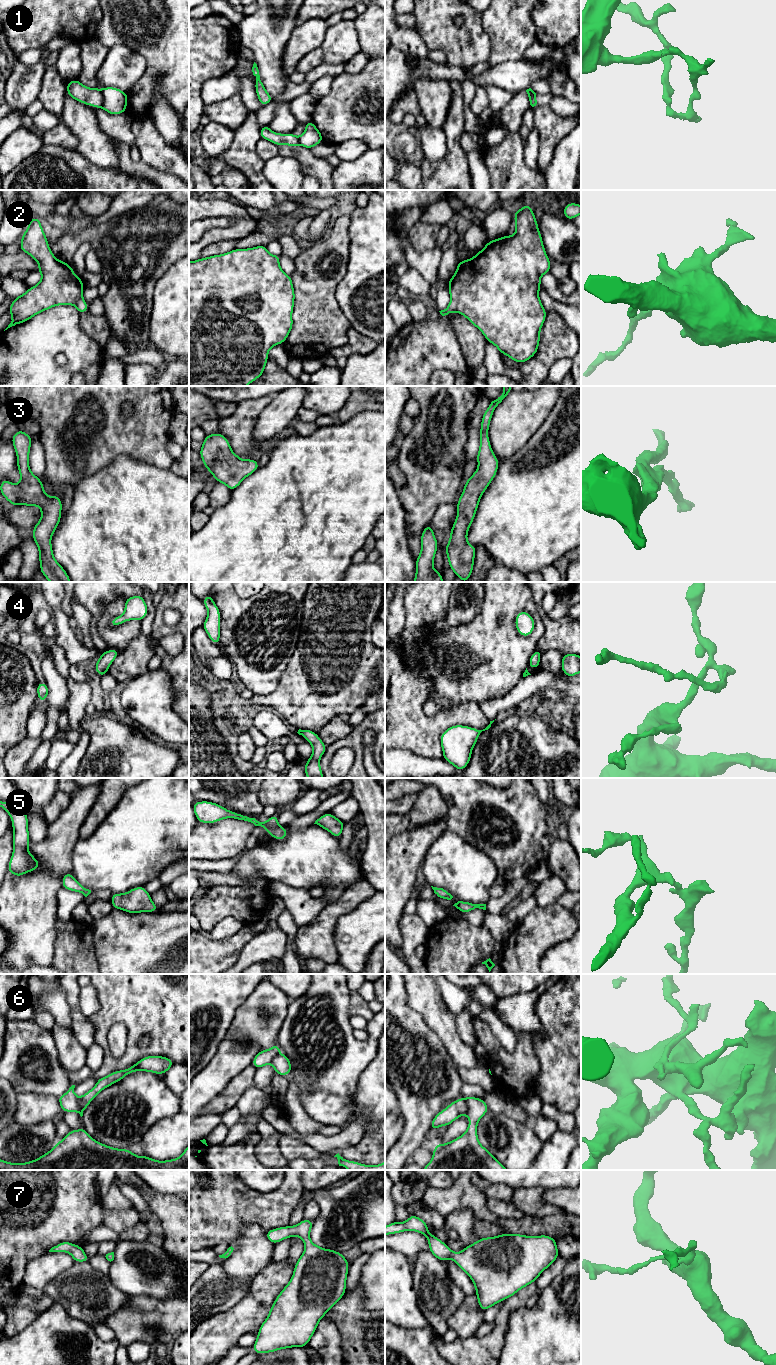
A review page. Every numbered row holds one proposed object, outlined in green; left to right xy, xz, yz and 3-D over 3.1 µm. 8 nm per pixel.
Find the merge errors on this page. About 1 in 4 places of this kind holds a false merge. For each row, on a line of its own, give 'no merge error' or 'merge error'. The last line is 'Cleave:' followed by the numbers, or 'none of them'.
1: merge error
2: no merge error
3: no merge error
4: no merge error
5: no merge error
6: merge error
7: no merge error
Cleave: 1, 6

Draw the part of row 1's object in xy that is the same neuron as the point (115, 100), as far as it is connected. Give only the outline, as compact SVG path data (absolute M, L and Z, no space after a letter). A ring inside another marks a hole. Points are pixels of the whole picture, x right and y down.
M104 87L102 89L104 98L103 109L111 115L119 115L126 112L128 95L116 87Z

